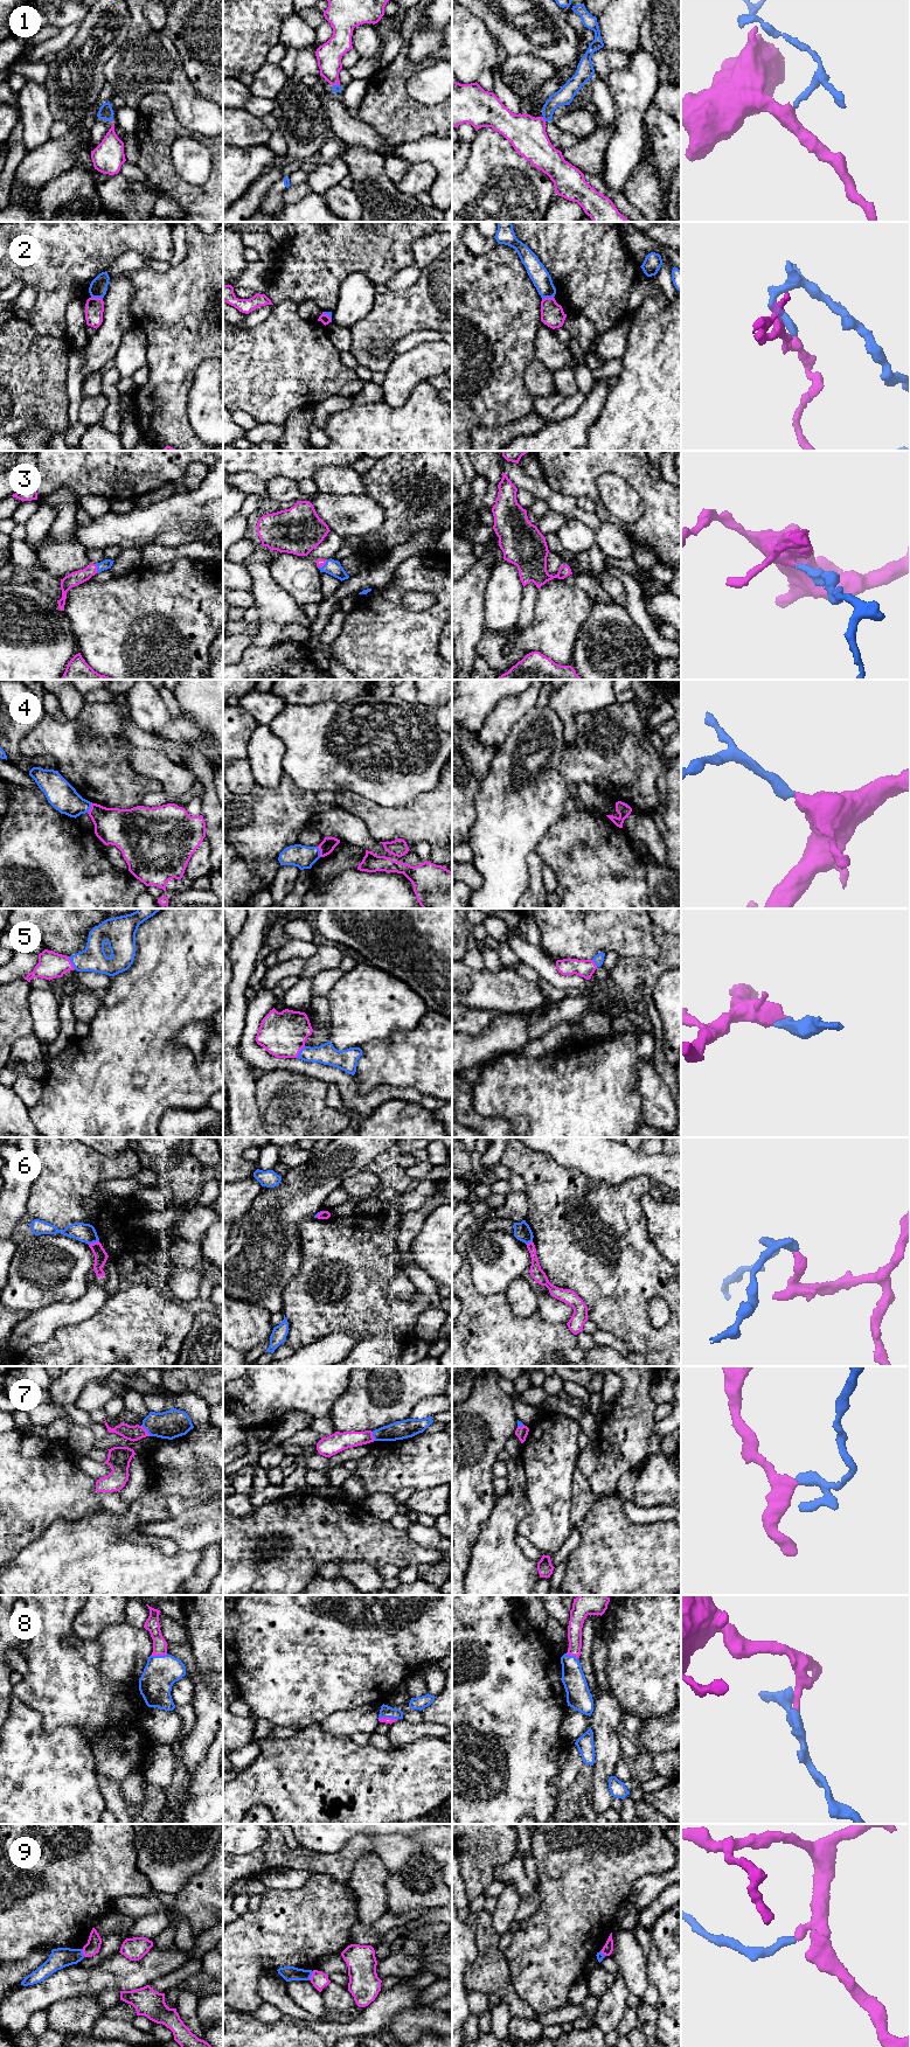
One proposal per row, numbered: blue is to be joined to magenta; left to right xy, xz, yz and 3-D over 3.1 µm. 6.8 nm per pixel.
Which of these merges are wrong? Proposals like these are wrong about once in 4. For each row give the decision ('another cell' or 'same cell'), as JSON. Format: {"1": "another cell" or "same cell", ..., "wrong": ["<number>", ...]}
{"1": "another cell", "2": "another cell", "3": "same cell", "4": "same cell", "5": "same cell", "6": "another cell", "7": "same cell", "8": "same cell", "9": "another cell", "wrong": ["1", "2", "6", "9"]}

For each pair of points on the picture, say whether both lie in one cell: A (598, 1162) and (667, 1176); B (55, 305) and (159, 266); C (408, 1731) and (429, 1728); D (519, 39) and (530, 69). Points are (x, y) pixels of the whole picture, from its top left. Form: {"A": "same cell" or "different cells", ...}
{"A": "same cell", "B": "different cells", "C": "same cell", "D": "different cells"}

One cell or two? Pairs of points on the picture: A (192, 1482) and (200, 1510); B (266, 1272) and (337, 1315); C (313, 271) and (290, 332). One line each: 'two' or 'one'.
A: one
B: two
C: two

